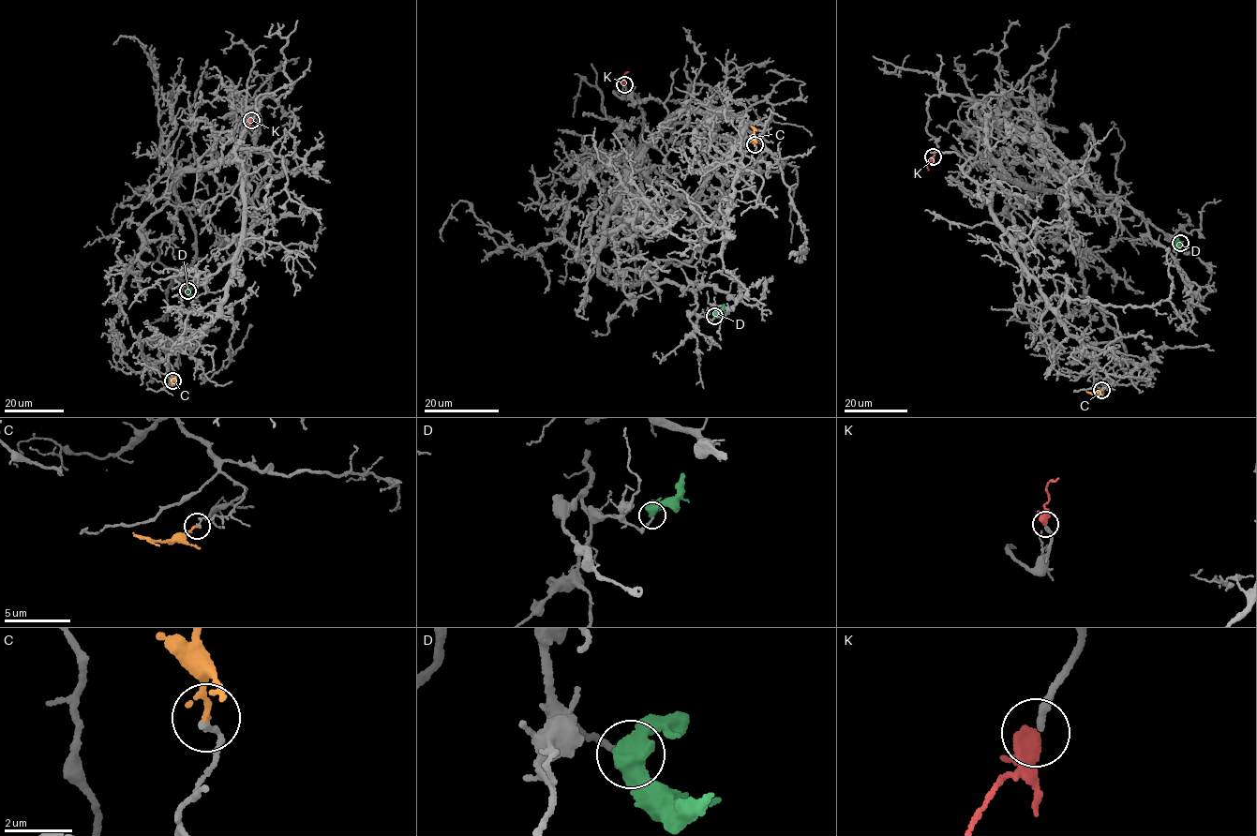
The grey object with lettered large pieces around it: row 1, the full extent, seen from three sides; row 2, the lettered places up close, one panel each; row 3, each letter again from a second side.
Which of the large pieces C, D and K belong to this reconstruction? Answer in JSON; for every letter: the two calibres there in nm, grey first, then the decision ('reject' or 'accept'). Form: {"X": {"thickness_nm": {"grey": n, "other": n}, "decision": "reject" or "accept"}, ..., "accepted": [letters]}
{"C": {"thickness_nm": {"grey": 170, "other": 180}, "decision": "reject"}, "D": {"thickness_nm": {"grey": 160, "other": 550}, "decision": "reject"}, "K": {"thickness_nm": {"grey": 240, "other": 360}, "decision": "accept"}, "accepted": ["K"]}

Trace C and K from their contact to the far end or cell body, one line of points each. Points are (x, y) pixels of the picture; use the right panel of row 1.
C: (1101, 390), (1094, 394), (1086, 391)
K: (933, 156), (928, 170)

